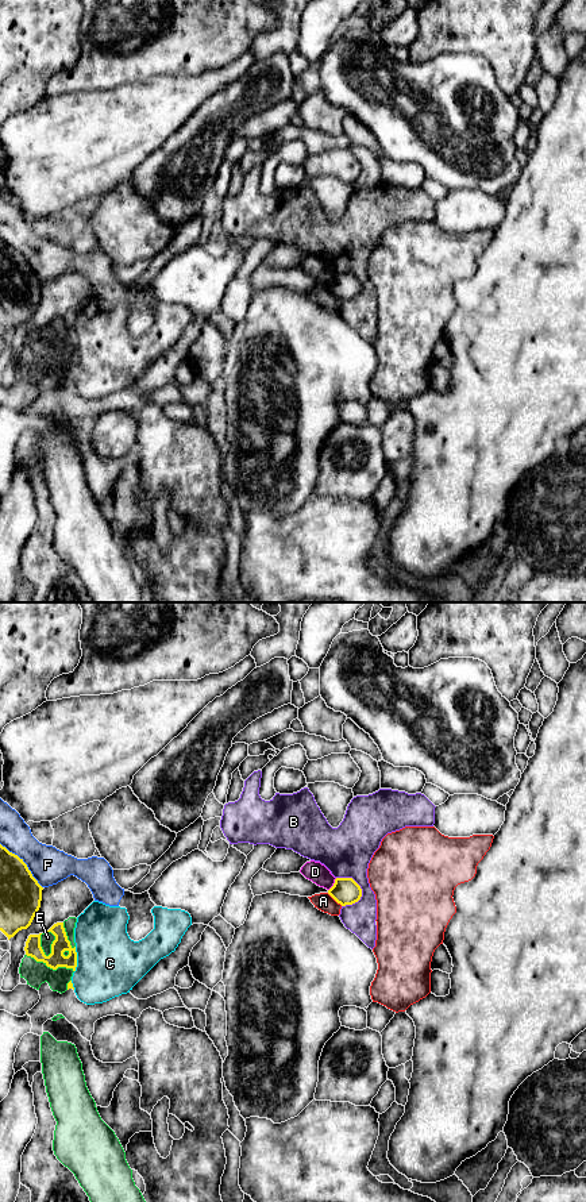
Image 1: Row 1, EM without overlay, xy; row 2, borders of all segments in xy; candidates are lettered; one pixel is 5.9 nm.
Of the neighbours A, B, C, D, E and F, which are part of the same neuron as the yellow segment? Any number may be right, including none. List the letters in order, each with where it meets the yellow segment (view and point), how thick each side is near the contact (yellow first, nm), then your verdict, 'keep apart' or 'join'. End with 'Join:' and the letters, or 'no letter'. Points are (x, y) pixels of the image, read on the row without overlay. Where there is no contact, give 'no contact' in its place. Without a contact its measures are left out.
A: xy (335, 295) | 160/110 nm | keep apart
B: xy (357, 278) | 160/300 nm | keep apart
C: xy (76, 354) | 100/380 nm | keep apart
D: xy (334, 280) | 160/120 nm | keep apart
E: xy (51, 339) | 100/80 nm | keep apart
F: xy (24, 258) | 260/220 nm | keep apart
Join: no letter

